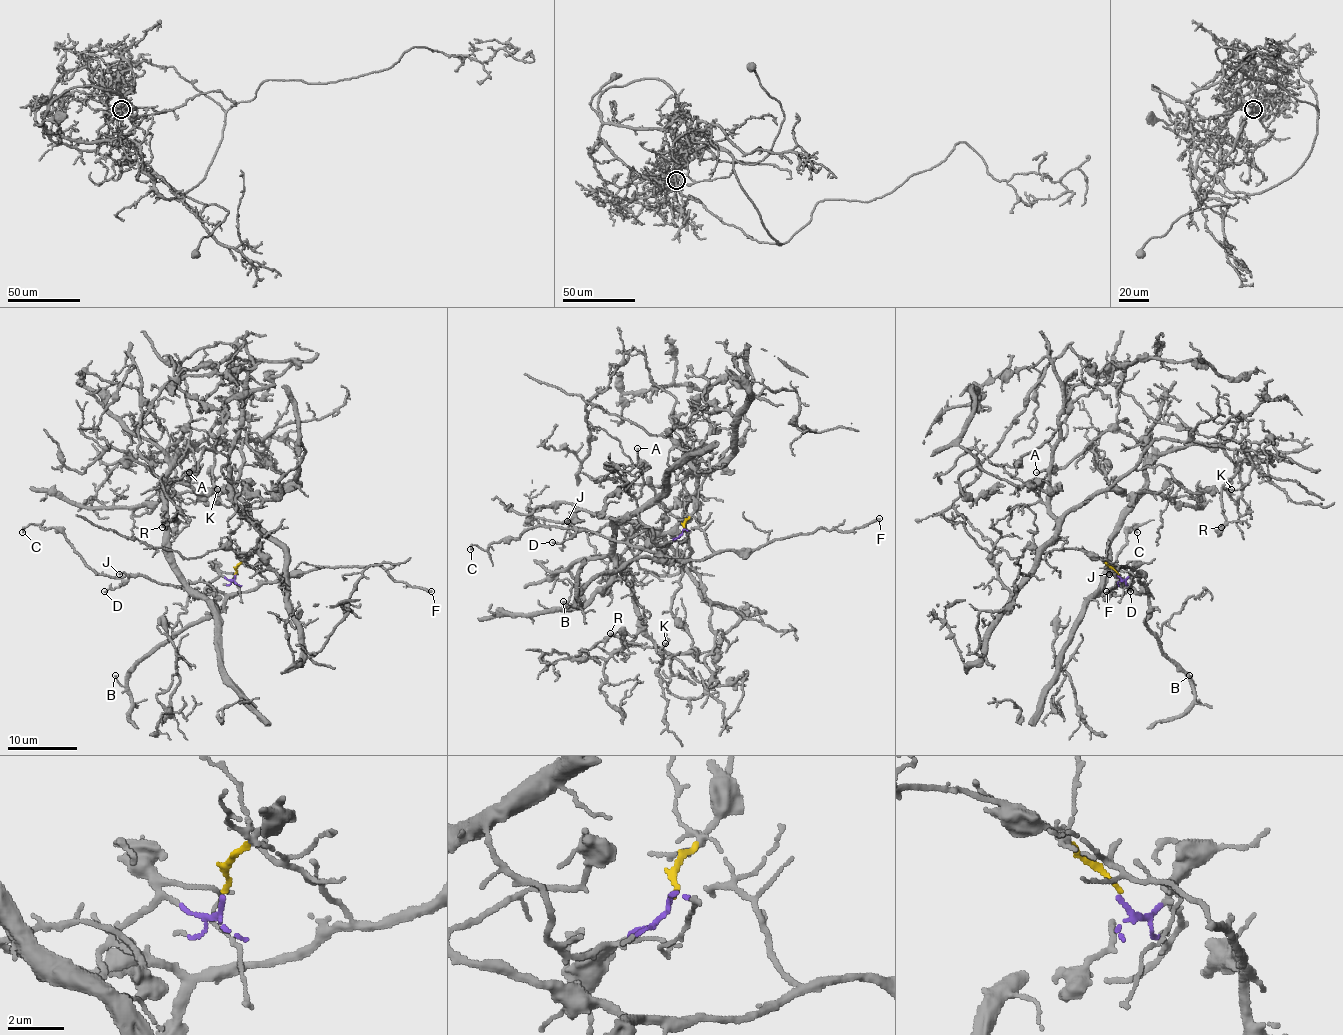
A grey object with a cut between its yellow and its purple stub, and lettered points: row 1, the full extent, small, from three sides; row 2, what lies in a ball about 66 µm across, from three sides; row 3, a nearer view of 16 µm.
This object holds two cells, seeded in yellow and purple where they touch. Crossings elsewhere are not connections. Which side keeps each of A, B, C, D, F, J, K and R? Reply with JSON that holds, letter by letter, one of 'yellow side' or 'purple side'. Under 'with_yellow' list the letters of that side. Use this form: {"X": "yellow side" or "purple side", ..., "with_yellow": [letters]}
{"A": "purple side", "B": "yellow side", "C": "yellow side", "D": "yellow side", "F": "yellow side", "J": "yellow side", "K": "purple side", "R": "purple side", "with_yellow": ["B", "C", "D", "F", "J"]}

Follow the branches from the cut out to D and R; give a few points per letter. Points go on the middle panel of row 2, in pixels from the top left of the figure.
D: (684, 529), (692, 515), (713, 552), (705, 559), (657, 557), (591, 531), (579, 531), (559, 543), (552, 542)
R: (684, 529), (659, 545), (636, 514), (617, 522), (640, 631), (622, 648), (628, 634), (610, 633)

